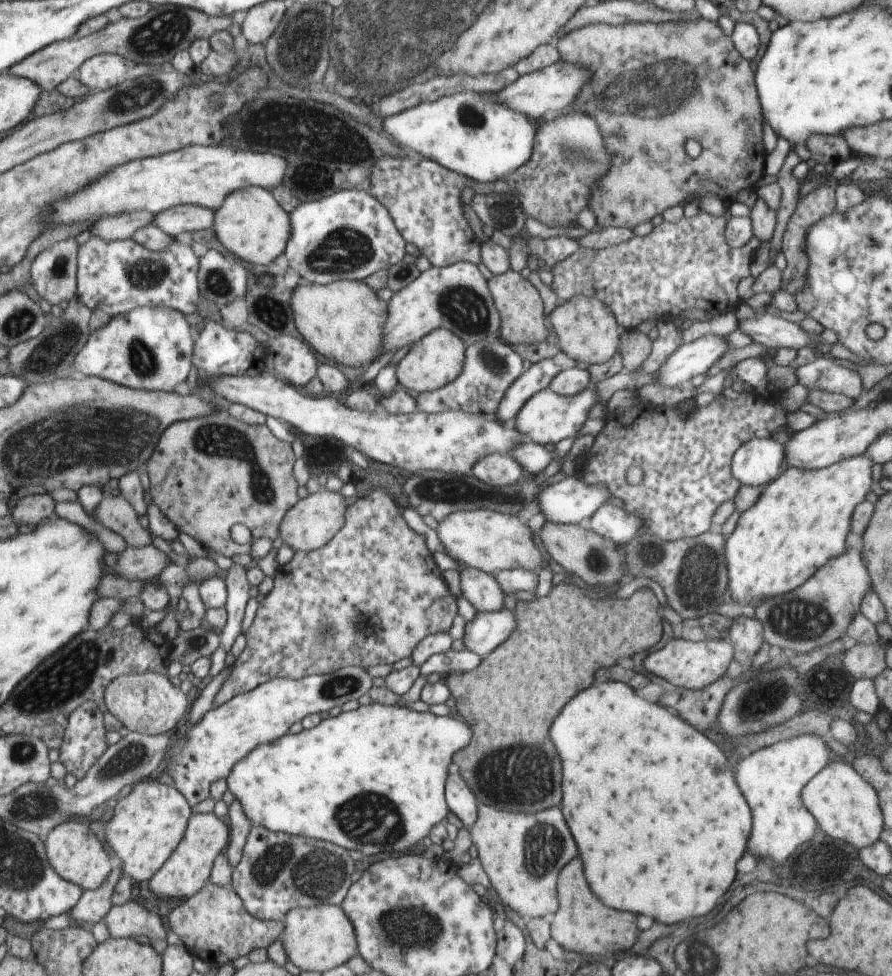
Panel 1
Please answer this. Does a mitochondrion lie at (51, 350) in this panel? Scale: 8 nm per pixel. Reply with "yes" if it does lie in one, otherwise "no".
yes

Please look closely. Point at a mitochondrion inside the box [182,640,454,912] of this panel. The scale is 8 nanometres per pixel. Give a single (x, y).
(279, 859)

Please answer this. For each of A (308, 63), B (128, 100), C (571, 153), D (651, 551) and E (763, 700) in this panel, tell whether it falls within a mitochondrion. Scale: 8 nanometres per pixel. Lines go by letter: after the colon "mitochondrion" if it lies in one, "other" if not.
A: mitochondrion
B: mitochondrion
C: mitochondrion
D: mitochondrion
E: mitochondrion

